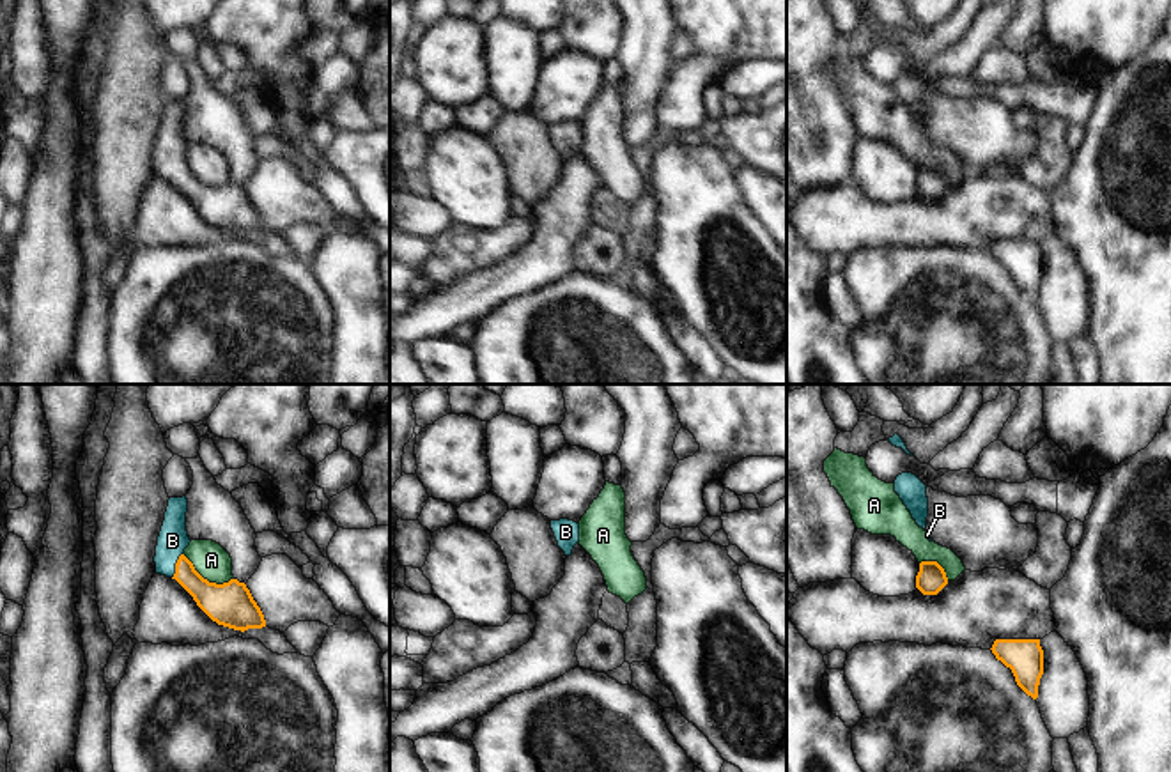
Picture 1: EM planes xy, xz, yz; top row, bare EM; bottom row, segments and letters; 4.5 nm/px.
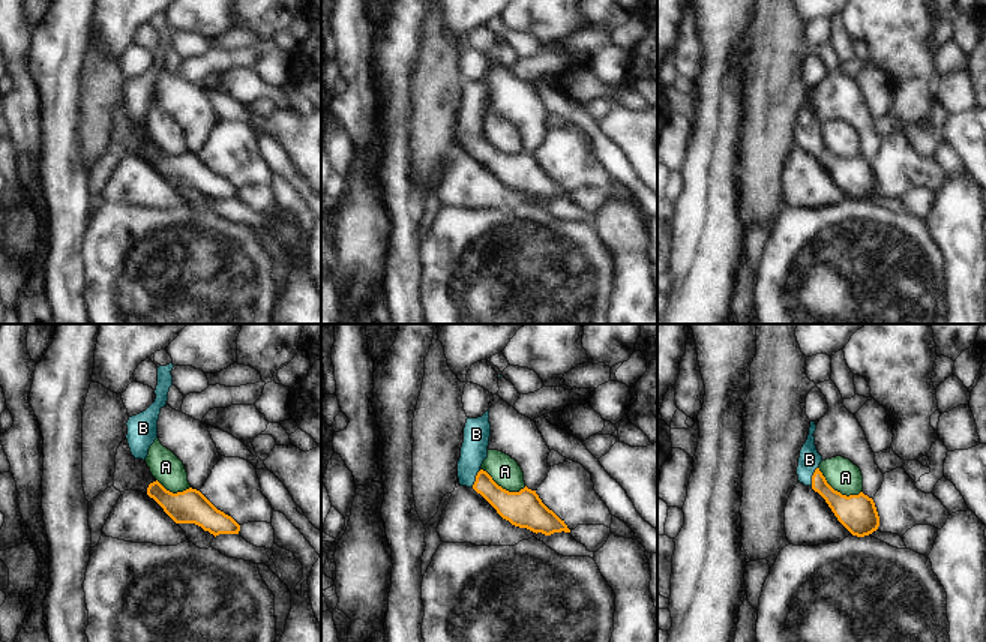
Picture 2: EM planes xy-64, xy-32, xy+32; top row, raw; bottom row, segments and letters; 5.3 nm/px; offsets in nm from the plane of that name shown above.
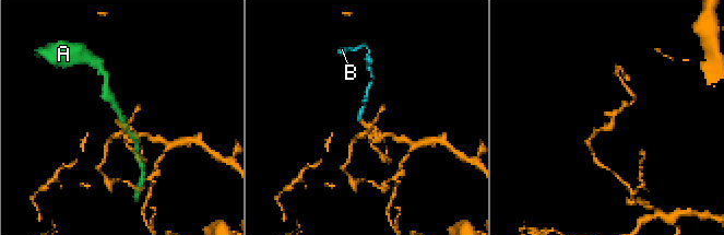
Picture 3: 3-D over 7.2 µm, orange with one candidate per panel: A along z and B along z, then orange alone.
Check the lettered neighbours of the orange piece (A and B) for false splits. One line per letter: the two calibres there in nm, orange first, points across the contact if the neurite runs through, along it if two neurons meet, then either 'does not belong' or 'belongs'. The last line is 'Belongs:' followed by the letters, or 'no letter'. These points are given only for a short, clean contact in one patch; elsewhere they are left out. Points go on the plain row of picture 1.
A: 200/160 nm | does not belong
B: 160/140 nm | across xy (218, 204), (204, 197), (176, 169), (172, 144) | belongs
Belongs: B

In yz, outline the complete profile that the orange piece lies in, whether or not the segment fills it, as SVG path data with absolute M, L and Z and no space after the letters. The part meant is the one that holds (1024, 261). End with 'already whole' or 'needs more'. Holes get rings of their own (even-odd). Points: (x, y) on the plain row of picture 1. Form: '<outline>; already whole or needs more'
M996 243L992 257L1012 273L1017 289L1033 303L1043 278L1043 253L1040 243Z; already whole

